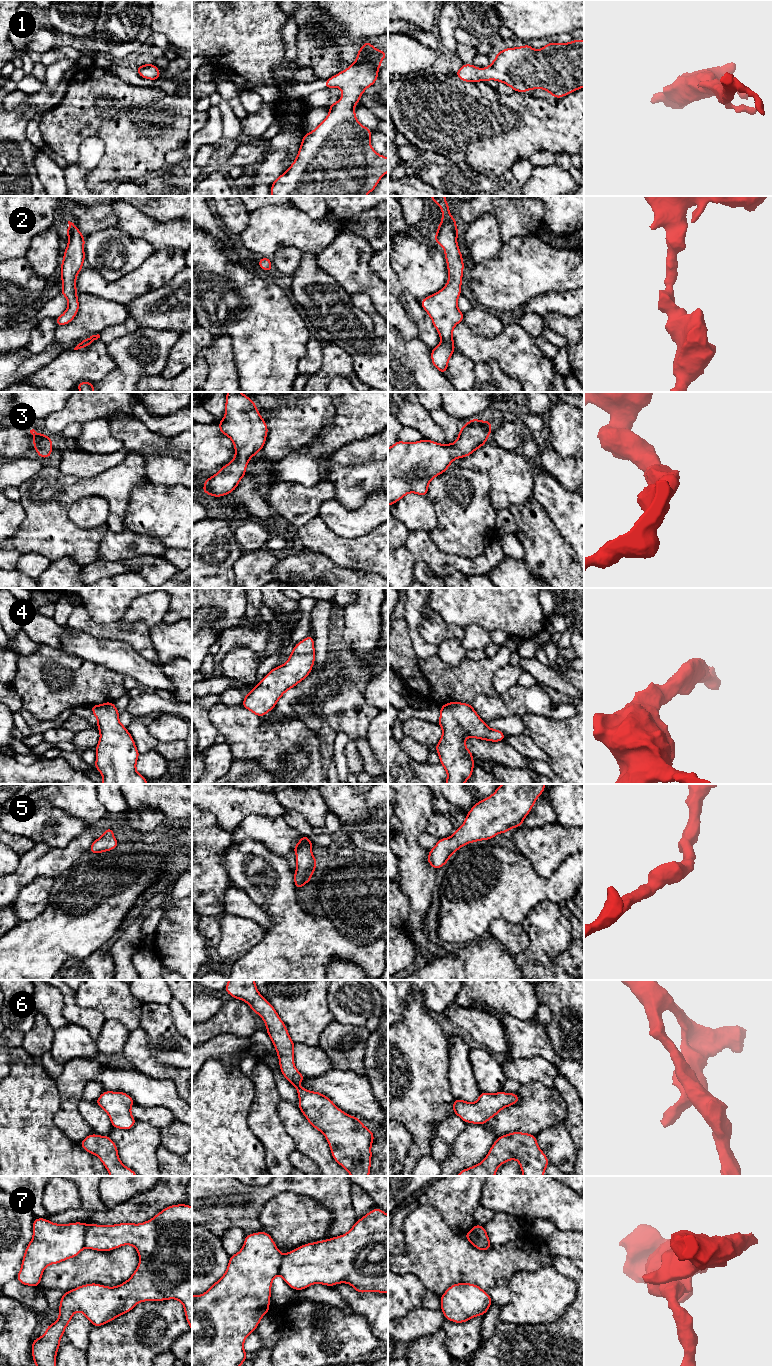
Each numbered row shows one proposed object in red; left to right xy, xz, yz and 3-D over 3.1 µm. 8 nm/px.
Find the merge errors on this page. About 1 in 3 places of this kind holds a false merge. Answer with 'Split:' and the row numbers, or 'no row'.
Split: 7

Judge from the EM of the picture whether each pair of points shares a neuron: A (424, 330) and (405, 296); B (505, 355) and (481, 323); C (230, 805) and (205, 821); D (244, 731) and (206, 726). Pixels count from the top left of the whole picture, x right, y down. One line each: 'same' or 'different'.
A: same
B: different
C: different
D: different

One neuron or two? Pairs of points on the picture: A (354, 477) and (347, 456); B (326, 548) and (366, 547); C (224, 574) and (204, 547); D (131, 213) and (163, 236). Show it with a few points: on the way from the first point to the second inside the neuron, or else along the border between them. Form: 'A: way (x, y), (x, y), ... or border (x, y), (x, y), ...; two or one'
A: border (373, 461), (357, 464), (331, 464), (327, 468); two
B: way (336, 548), (356, 548); one
C: way (217, 567), (204, 554); one
D: way (139, 221), (145, 227), (155, 232); one

